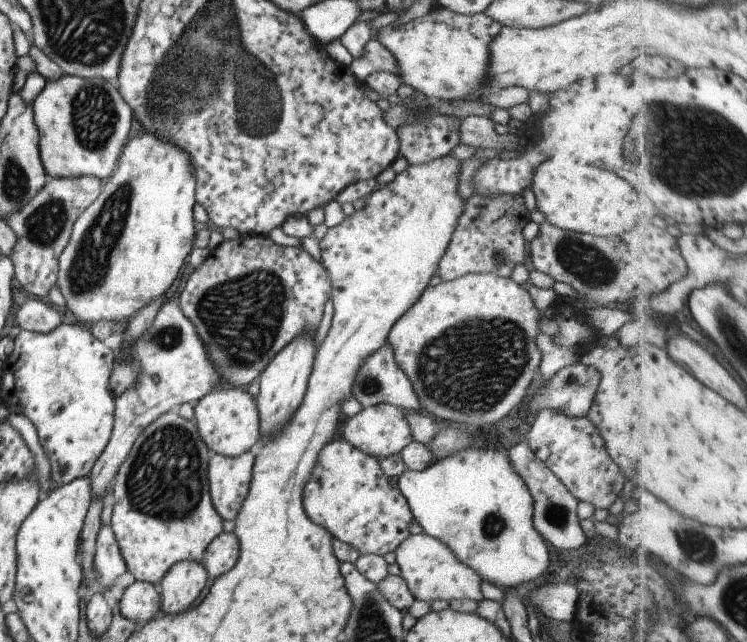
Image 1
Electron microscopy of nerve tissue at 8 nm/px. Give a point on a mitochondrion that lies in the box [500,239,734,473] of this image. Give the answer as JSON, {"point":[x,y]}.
{"point":[567,380]}

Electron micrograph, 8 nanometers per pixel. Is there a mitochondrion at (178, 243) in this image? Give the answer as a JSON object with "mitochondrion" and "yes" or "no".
{"mitochondrion":"no"}

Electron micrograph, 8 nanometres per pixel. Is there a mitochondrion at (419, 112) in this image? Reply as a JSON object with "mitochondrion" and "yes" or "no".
{"mitochondrion":"no"}

